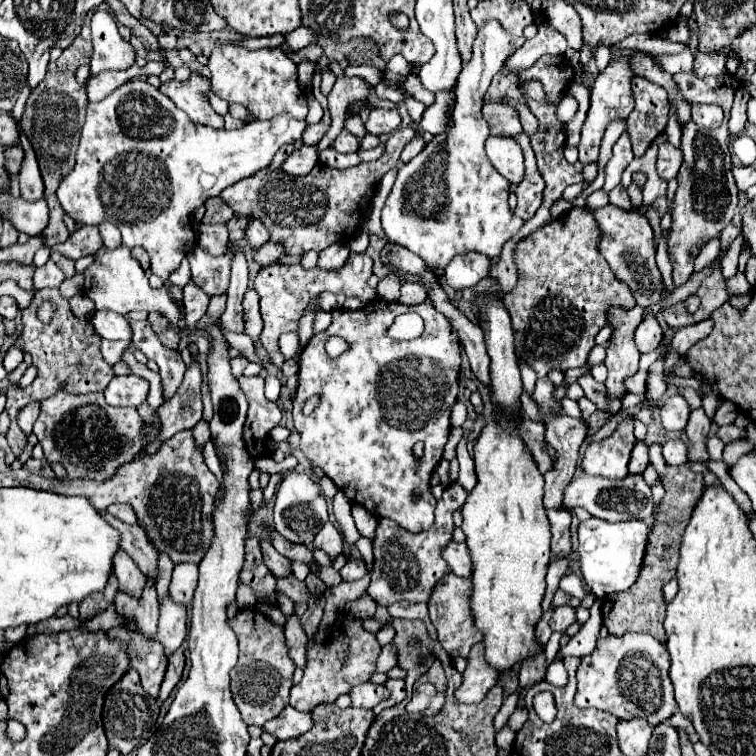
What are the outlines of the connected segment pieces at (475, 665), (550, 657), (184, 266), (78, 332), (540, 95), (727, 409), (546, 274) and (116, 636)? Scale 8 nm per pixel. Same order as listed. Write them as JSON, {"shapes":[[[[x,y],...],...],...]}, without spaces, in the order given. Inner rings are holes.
{"shapes":[[[[476,643],[468,655],[468,667],[462,673],[462,683],[454,691],[458,703],[480,703],[490,687],[496,685],[498,671],[492,669],[484,659],[484,645]]],[[[553,632],[548,643],[545,646],[545,655],[546,655],[546,662],[550,665],[556,657],[557,652],[560,649],[559,641],[564,633],[560,632]]],[[[184,259],[184,261],[180,263],[180,267],[170,275],[170,283],[172,283],[172,285],[180,285],[180,289],[182,289],[188,281],[190,281],[190,267],[188,267],[188,261]]],[[[40,289],[36,293],[34,301],[30,303],[30,307],[22,309],[22,333],[16,337],[14,345],[24,353],[30,353],[34,365],[38,365],[38,377],[34,383],[23,390],[10,387],[6,392],[6,411],[10,415],[10,429],[6,433],[6,439],[10,443],[12,453],[18,457],[22,453],[22,449],[26,447],[26,435],[18,427],[16,413],[24,405],[28,405],[28,401],[42,401],[42,399],[54,395],[56,391],[60,391],[60,385],[64,391],[70,391],[70,393],[104,391],[106,385],[110,383],[110,379],[114,377],[114,373],[112,373],[112,367],[100,355],[100,335],[96,335],[96,331],[92,329],[88,319],[78,319],[72,315],[68,301],[64,297],[60,297],[58,289]],[[44,301],[56,303],[56,311],[54,311],[54,317],[50,319],[50,323],[42,323],[36,315],[38,307]]],[[[528,79],[528,83],[524,83],[524,95],[530,97],[530,99],[536,99],[536,101],[546,101],[546,93],[544,93],[544,87],[536,81],[536,79]]],[[[724,401],[724,405],[716,411],[716,415],[712,417],[712,421],[714,421],[718,427],[722,427],[722,425],[730,425],[730,423],[734,423],[736,415],[738,415],[736,405],[732,405],[732,401]]],[[[584,207],[570,209],[562,219],[552,219],[528,237],[520,239],[514,249],[514,263],[518,267],[518,285],[502,299],[504,309],[510,313],[514,329],[514,345],[518,359],[526,361],[538,377],[546,377],[552,369],[568,371],[582,367],[594,347],[594,337],[606,325],[606,309],[620,305],[624,309],[634,307],[634,297],[610,269],[608,261],[596,249],[598,229],[594,217]]],[[[124,627],[110,629],[108,639],[122,641],[128,645],[126,651],[130,657],[130,667],[134,667],[140,673],[144,691],[156,699],[166,673],[166,657],[160,649],[160,643],[156,639],[144,639],[138,633],[132,633]]]]}

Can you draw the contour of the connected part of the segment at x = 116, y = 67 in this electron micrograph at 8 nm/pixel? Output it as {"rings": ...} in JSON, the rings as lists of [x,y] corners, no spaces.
{"rings":[[[98,9],[92,15],[92,43],[94,53],[90,59],[90,77],[100,75],[102,71],[120,71],[134,65],[134,47],[120,37],[116,21],[108,11]]]}

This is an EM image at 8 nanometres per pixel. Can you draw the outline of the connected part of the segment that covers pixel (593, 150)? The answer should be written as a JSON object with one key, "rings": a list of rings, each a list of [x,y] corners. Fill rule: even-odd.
{"rings":[[[614,59],[610,65],[596,77],[592,89],[590,89],[590,109],[588,117],[582,127],[582,141],[578,145],[580,149],[580,163],[594,163],[598,159],[598,149],[600,141],[604,137],[606,127],[612,121],[624,121],[628,113],[632,111],[632,91],[630,91],[630,79],[634,77],[632,69],[628,69],[628,61],[624,59]]]}

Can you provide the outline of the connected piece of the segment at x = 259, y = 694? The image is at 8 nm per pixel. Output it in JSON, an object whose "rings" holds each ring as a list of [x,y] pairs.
{"rings":[[[258,609],[238,611],[238,615],[228,623],[236,633],[240,645],[240,657],[236,667],[232,669],[232,683],[230,683],[232,697],[242,713],[242,719],[248,725],[262,727],[268,719],[276,717],[286,707],[292,685],[288,683],[286,687],[284,683],[276,683],[276,681],[284,681],[284,679],[292,681],[296,665],[288,657],[288,649],[284,643],[284,629],[272,625]]]}

